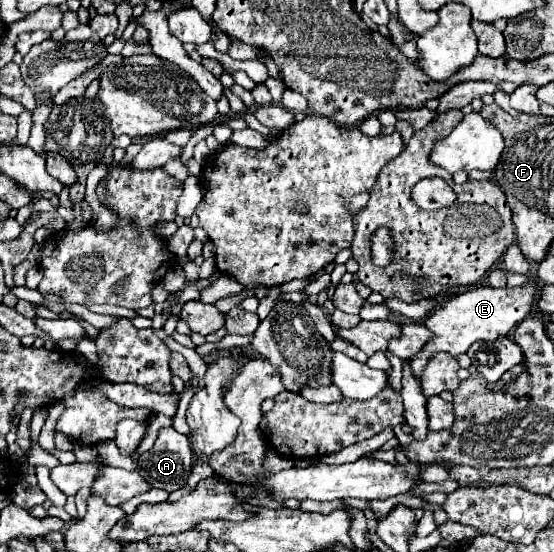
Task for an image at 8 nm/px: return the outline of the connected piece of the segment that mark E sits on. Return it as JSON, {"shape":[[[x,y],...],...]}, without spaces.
{"shape":[[[527,281],[521,287],[505,287],[505,289],[493,289],[493,287],[477,287],[469,289],[461,295],[455,295],[449,299],[443,307],[435,309],[435,313],[427,319],[427,327],[435,333],[435,337],[409,361],[415,375],[421,375],[423,367],[427,365],[429,357],[435,353],[449,353],[453,357],[467,353],[467,349],[475,341],[495,341],[499,337],[509,335],[513,327],[517,327],[533,309],[537,301],[537,283]]]}

